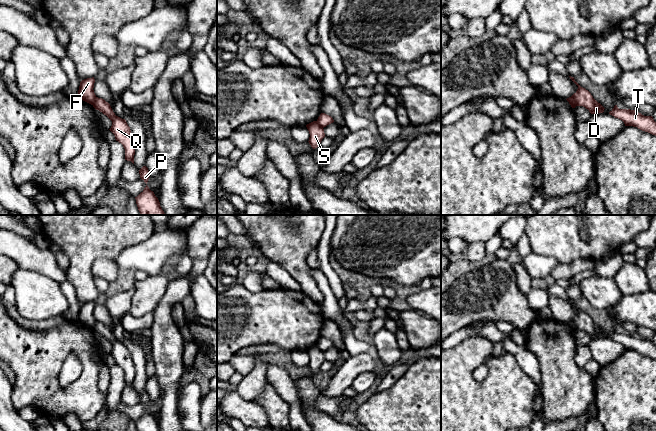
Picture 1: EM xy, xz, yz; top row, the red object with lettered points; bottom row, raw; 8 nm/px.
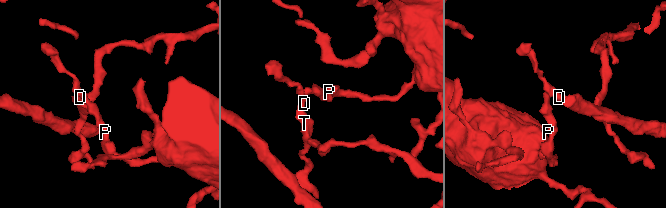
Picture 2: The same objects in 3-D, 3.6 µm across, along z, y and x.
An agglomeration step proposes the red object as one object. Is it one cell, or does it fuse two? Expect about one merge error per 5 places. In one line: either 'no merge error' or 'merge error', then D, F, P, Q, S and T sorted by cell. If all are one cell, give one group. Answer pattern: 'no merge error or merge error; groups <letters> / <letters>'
merge error; groups D F S T / P Q

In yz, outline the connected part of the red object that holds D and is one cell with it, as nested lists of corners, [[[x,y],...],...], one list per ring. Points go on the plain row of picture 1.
[[[569,300],[570,303],[578,310],[577,315],[571,320],[577,330],[583,330],[589,334],[591,338],[603,337],[604,331],[598,327],[591,317],[585,312],[581,311],[574,303]]]

